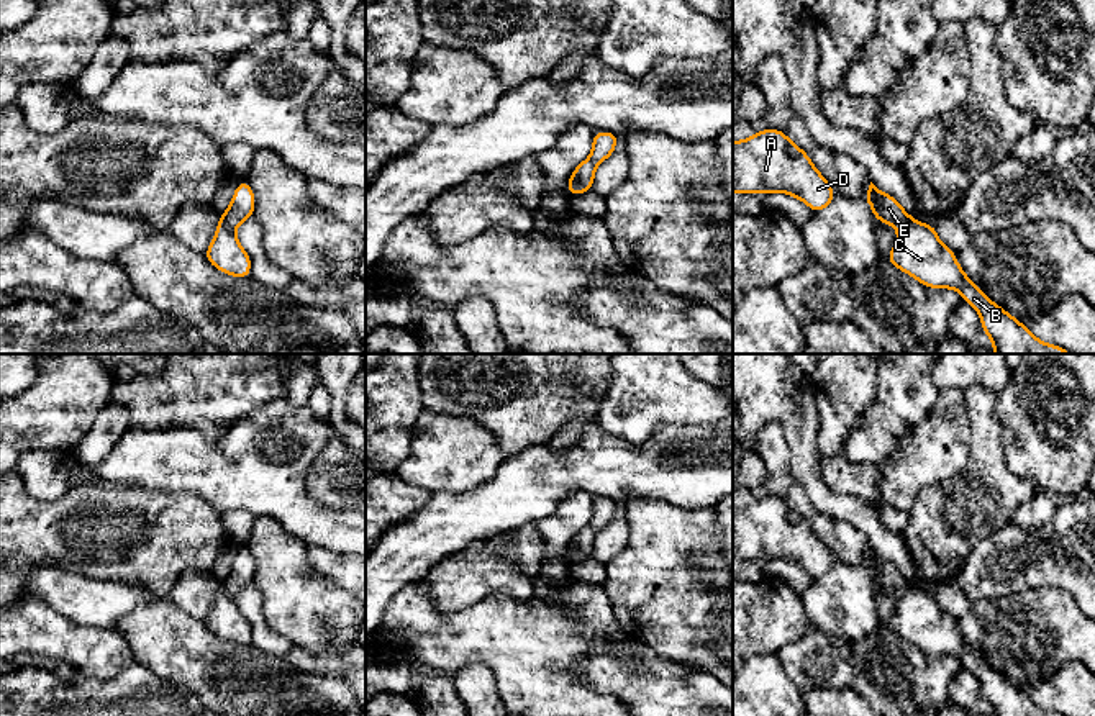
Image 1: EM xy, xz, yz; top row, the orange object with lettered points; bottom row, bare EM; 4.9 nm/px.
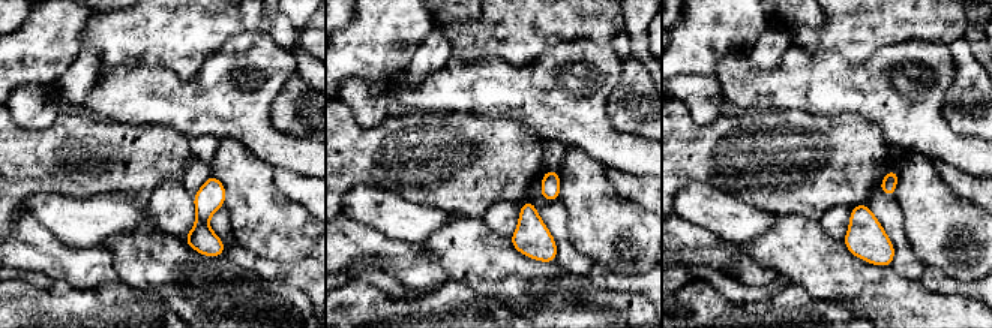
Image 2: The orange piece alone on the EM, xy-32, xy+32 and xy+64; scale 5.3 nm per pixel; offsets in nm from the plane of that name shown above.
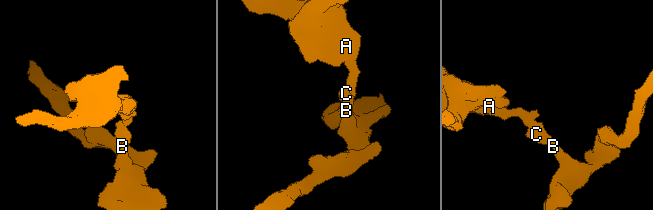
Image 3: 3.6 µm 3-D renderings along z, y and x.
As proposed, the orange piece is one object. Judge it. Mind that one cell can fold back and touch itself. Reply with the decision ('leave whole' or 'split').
split

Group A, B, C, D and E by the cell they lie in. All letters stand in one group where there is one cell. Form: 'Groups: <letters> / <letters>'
Groups: A D E / B C

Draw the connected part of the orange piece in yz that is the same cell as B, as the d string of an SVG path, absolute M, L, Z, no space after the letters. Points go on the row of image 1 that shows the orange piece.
M910 216L885 261L925 287L957 290L979 311L982 329L993 342L993 354L1072 354L1041 342L1023 323L993 303L961 269L956 252L938 239L936 226Z

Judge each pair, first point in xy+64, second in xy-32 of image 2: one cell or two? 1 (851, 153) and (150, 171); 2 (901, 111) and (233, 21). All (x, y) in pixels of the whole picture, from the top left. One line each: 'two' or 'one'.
1: one
2: two

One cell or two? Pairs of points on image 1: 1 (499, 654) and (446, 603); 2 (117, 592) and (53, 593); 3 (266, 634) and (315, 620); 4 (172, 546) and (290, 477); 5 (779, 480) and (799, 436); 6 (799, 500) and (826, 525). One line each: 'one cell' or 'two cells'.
1: two cells
2: one cell
3: two cells
4: two cells
5: two cells
6: one cell

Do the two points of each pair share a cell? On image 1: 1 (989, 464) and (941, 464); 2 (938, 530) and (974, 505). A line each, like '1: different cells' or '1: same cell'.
1: different cells
2: same cell

